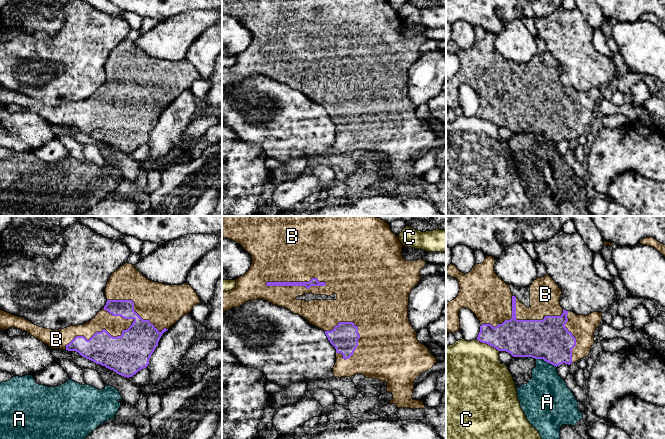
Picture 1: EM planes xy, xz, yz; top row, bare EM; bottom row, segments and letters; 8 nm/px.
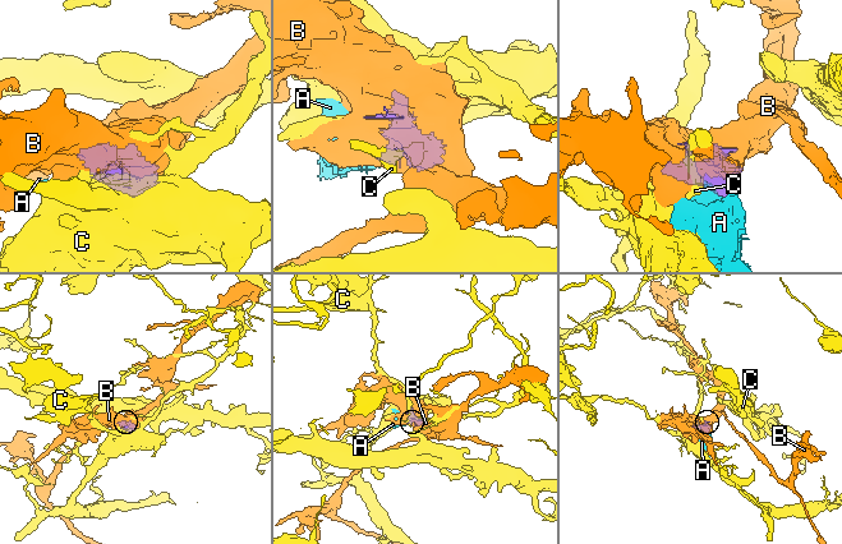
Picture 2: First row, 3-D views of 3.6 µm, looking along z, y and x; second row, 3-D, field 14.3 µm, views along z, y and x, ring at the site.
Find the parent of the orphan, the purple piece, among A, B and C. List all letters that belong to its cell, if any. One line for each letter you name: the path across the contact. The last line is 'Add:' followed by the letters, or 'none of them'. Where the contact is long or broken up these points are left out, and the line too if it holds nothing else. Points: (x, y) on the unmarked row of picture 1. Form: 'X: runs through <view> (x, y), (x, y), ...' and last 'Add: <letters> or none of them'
Add: B

